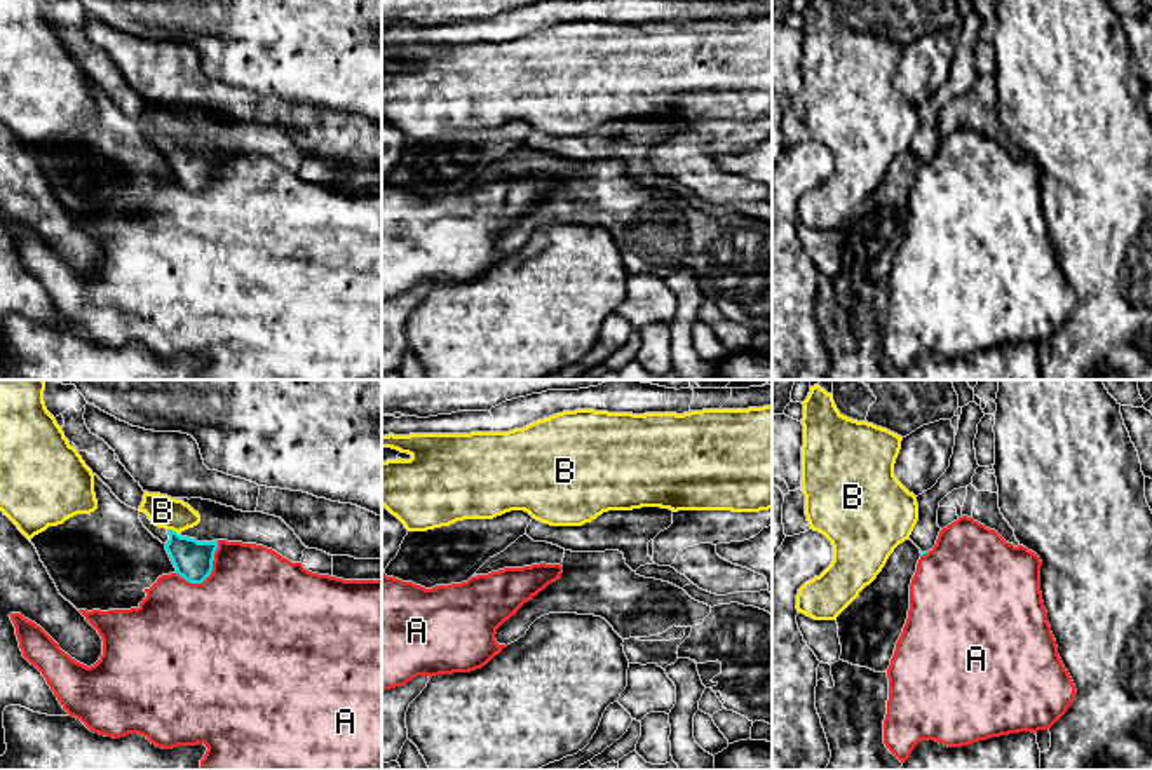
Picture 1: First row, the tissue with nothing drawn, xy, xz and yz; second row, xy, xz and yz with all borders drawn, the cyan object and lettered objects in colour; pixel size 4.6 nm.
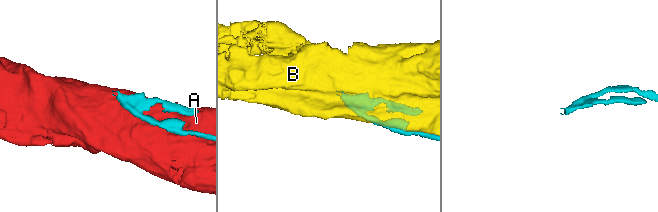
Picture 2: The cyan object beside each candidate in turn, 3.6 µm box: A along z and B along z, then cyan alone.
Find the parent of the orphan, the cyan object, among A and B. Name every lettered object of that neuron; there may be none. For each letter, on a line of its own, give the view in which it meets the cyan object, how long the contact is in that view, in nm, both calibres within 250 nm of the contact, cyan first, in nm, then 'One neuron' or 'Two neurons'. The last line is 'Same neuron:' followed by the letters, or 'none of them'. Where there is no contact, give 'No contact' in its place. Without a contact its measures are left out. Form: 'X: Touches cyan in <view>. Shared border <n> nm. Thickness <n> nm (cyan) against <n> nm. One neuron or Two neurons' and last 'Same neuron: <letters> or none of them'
A: Touches cyan in xy. Shared border 260 nm. Thickness 180 nm (cyan) against 500 nm. Two neurons
B: Touches cyan in xy. Shared border 70 nm. Thickness 180 nm (cyan) against 150 nm. Two neurons
Same neuron: none of them

